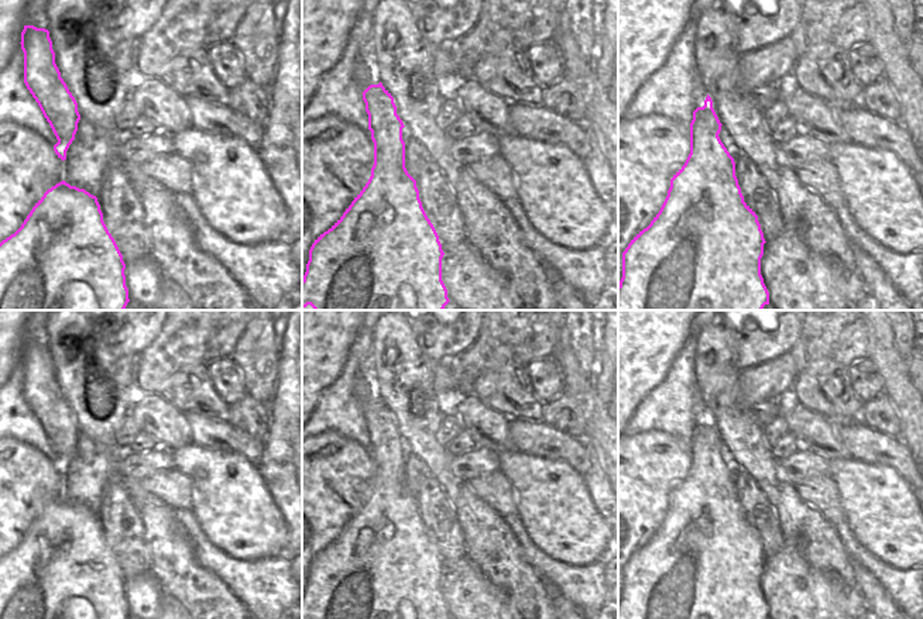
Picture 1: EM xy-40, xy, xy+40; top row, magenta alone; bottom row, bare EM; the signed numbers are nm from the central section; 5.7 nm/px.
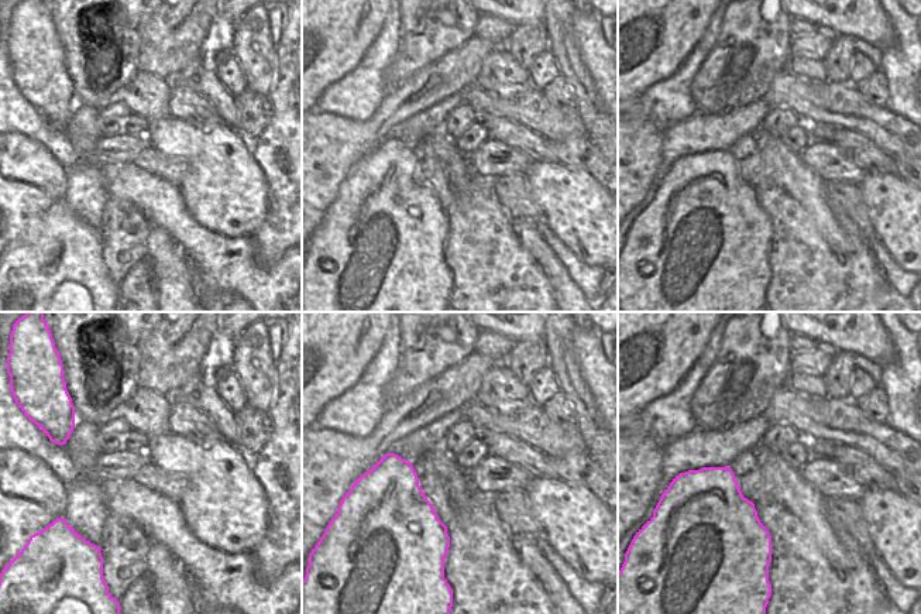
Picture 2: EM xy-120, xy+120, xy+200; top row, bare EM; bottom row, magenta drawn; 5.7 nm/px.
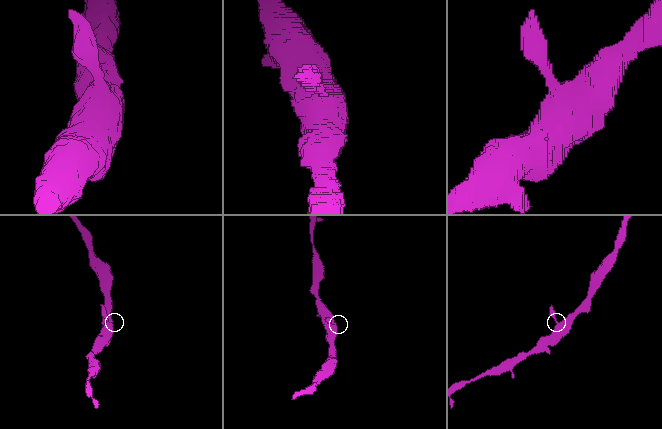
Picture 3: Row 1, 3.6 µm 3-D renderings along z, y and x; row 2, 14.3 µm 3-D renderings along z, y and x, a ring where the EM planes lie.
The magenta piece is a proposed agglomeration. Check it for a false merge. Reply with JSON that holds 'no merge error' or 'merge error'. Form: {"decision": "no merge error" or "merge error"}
{"decision": "no merge error"}

